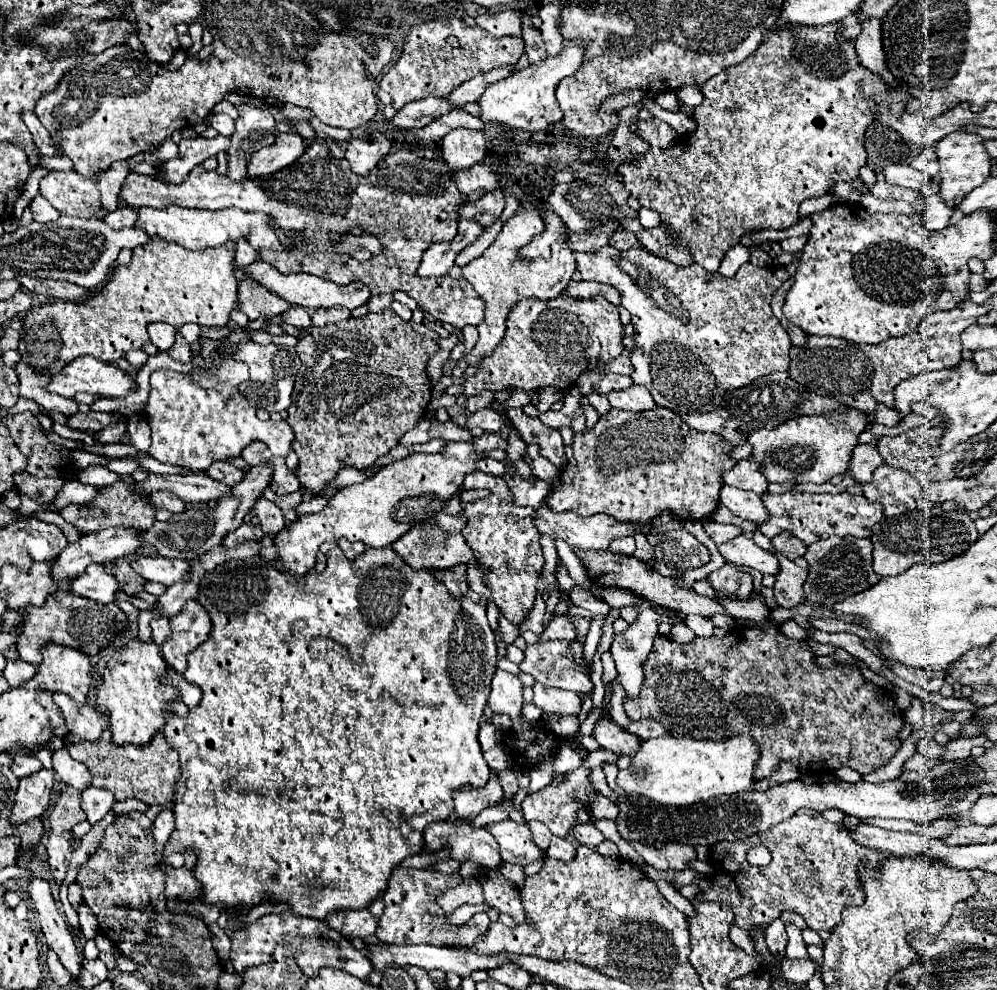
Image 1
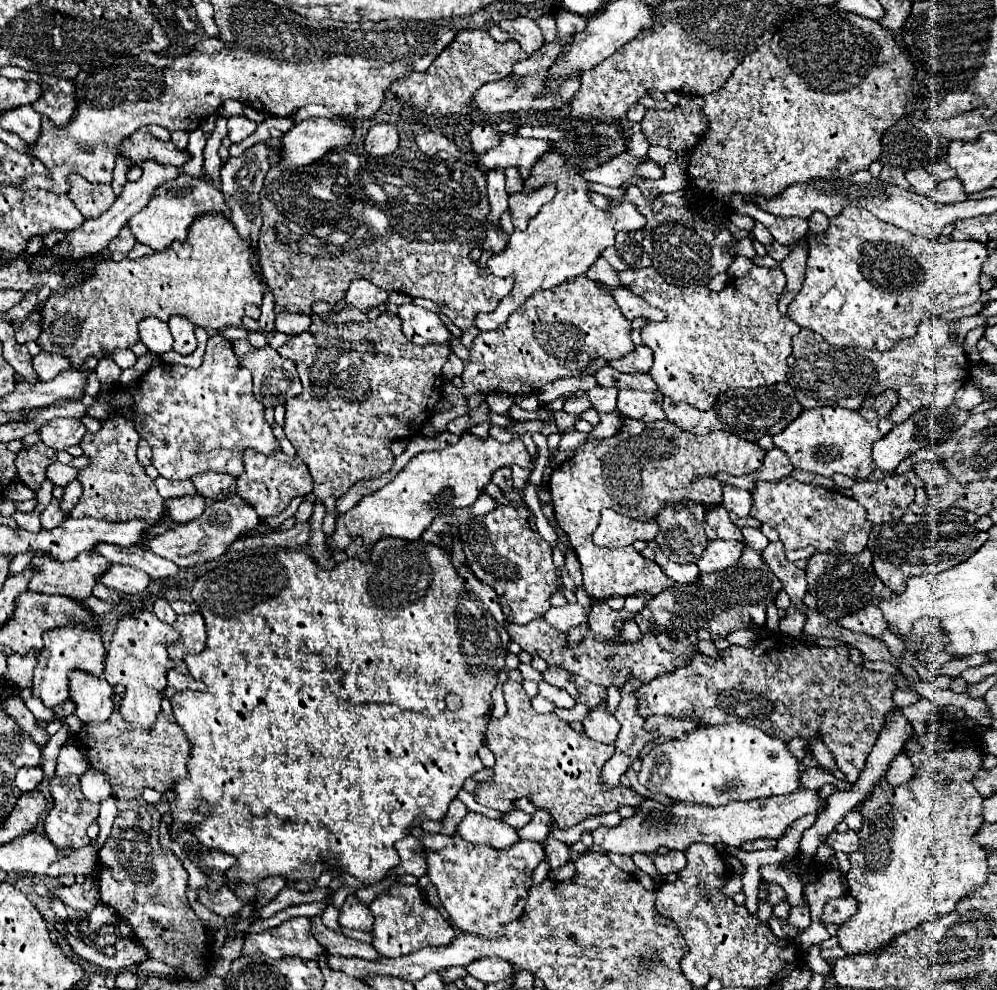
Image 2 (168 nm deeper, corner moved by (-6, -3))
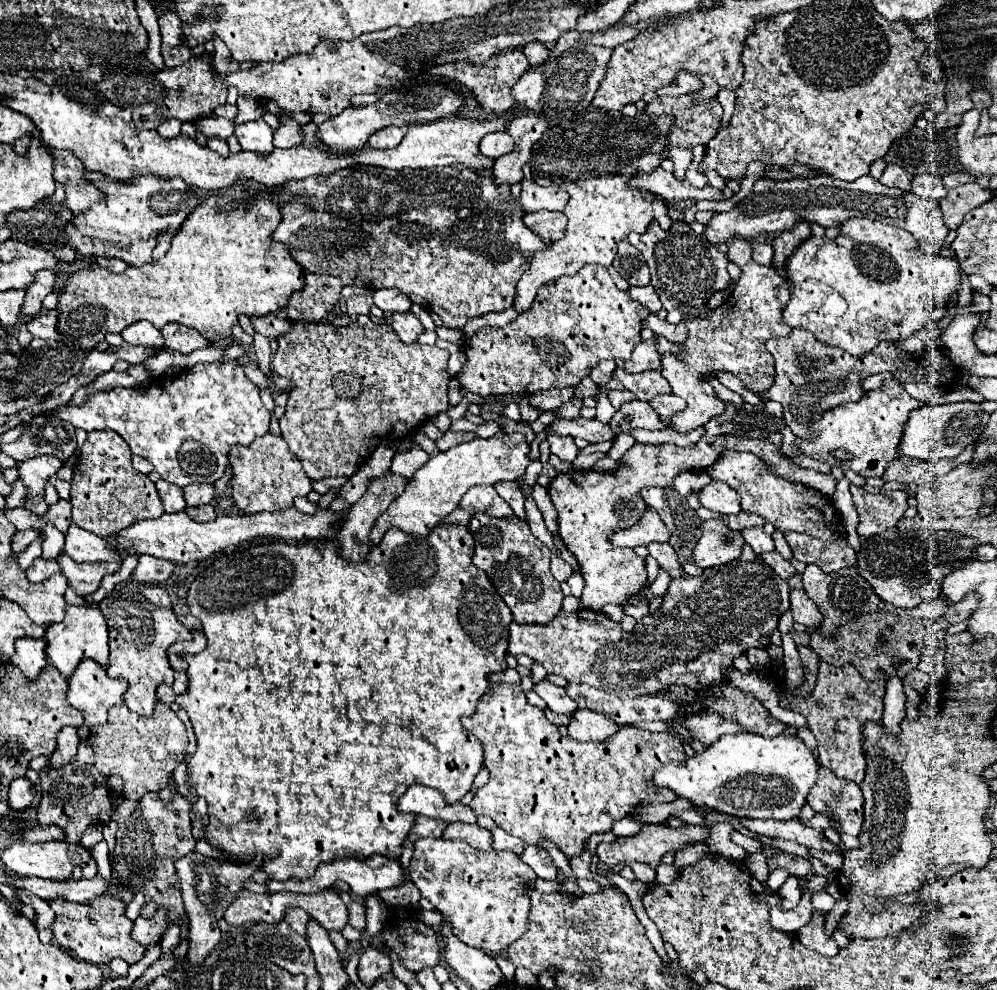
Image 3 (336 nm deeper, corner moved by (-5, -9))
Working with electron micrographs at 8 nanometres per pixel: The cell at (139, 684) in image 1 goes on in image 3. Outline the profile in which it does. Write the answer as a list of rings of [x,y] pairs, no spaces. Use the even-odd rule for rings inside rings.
[[[119,582],[115,586],[115,590],[111,594],[105,596],[105,600],[99,604],[107,626],[109,626],[109,666],[107,666],[107,676],[111,678],[123,678],[127,680],[129,688],[125,692],[125,704],[127,708],[131,708],[131,712],[137,712],[139,716],[151,716],[151,712],[155,710],[157,704],[157,696],[155,690],[159,684],[173,684],[173,674],[175,670],[171,668],[169,660],[167,660],[167,648],[171,644],[175,644],[177,640],[191,640],[191,632],[179,624],[177,616],[173,614],[173,610],[167,608],[155,608],[141,592],[139,586],[131,584],[131,582]]]

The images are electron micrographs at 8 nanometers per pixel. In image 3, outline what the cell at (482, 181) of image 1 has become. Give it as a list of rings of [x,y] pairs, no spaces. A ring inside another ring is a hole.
[[[521,180],[521,204],[527,212],[537,210],[563,210],[567,204],[567,192],[559,186],[539,186],[533,180]]]

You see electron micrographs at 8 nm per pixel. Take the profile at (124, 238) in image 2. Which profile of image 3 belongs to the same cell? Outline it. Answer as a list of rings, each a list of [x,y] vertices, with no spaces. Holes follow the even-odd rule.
[[[97,258],[97,264],[111,270],[111,272],[123,272],[129,264],[123,262],[123,260],[117,260],[117,258]]]

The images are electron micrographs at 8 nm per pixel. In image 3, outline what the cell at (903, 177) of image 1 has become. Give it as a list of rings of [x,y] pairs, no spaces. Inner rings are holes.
[[[921,174],[911,180],[911,192],[927,200],[941,200],[947,194],[947,188],[943,186],[939,176]]]

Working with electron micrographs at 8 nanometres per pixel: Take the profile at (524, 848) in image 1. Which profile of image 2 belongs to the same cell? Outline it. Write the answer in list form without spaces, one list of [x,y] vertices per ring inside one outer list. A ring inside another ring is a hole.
[[[474,812],[466,814],[464,820],[458,824],[458,834],[468,842],[488,844],[492,848],[504,848],[504,846],[512,846],[512,842],[518,842],[516,828]]]

